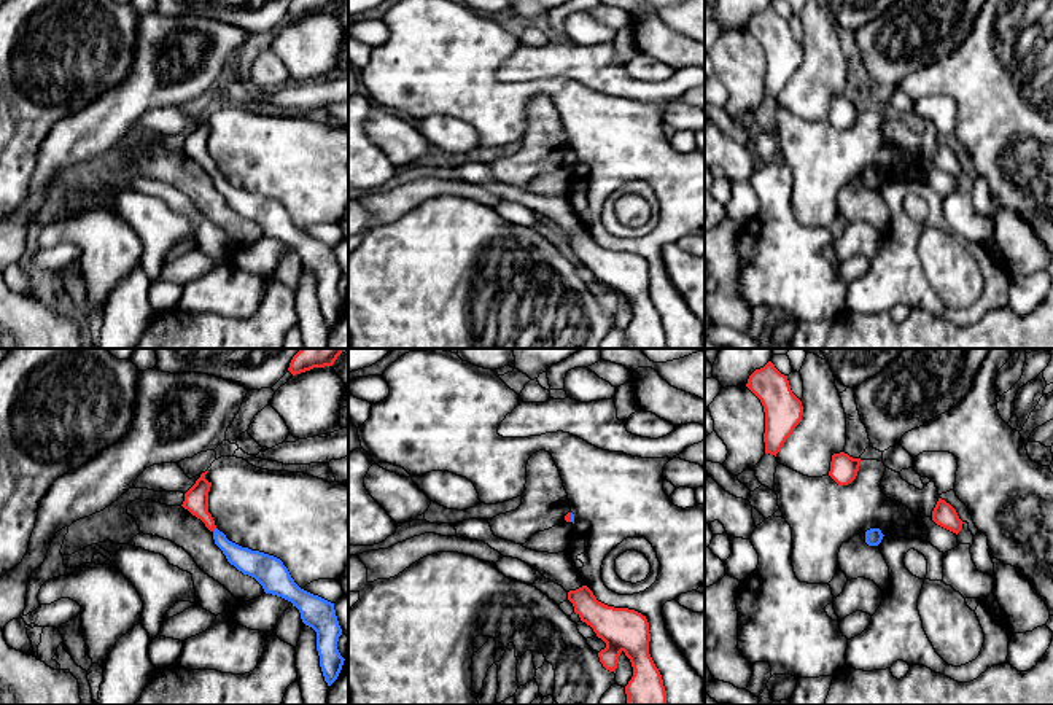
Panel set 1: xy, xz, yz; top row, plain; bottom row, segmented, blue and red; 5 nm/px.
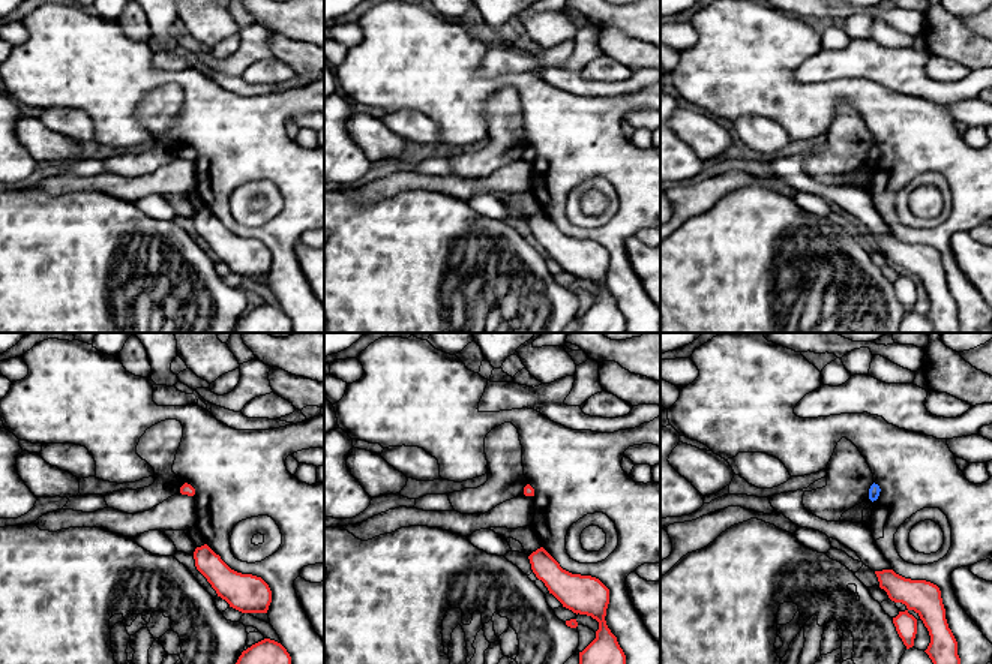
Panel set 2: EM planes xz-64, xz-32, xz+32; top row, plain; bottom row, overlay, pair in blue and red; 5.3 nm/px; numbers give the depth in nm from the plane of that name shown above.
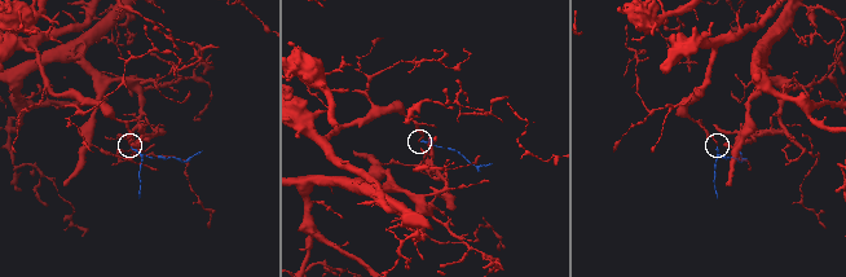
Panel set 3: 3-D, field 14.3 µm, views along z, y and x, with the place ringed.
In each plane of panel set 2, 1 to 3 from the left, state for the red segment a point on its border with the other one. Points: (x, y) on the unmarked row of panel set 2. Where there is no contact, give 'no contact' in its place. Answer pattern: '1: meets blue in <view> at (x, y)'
1: no contact
2: no contact
3: no contact

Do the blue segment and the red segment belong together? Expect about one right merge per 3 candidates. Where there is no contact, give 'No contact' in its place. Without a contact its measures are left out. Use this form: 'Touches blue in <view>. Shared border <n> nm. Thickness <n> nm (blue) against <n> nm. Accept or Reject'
Touches blue in xz. Shared border 50 nm. Thickness 20 nm (blue) against 30 nm. Accept

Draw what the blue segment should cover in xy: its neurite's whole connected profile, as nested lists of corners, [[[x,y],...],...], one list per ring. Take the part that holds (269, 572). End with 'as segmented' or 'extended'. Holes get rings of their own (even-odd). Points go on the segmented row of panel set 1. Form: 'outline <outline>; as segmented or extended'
outline [[[207,471],[185,493],[181,506],[205,524],[213,533],[215,544],[223,551],[231,565],[243,575],[255,578],[266,594],[282,597],[299,610],[302,622],[317,632],[320,667],[324,681],[331,686],[337,680],[345,660],[337,649],[342,629],[336,616],[334,603],[301,589],[280,559],[229,541],[216,528],[208,512],[212,482],[205,479],[205,474]]]; extended

